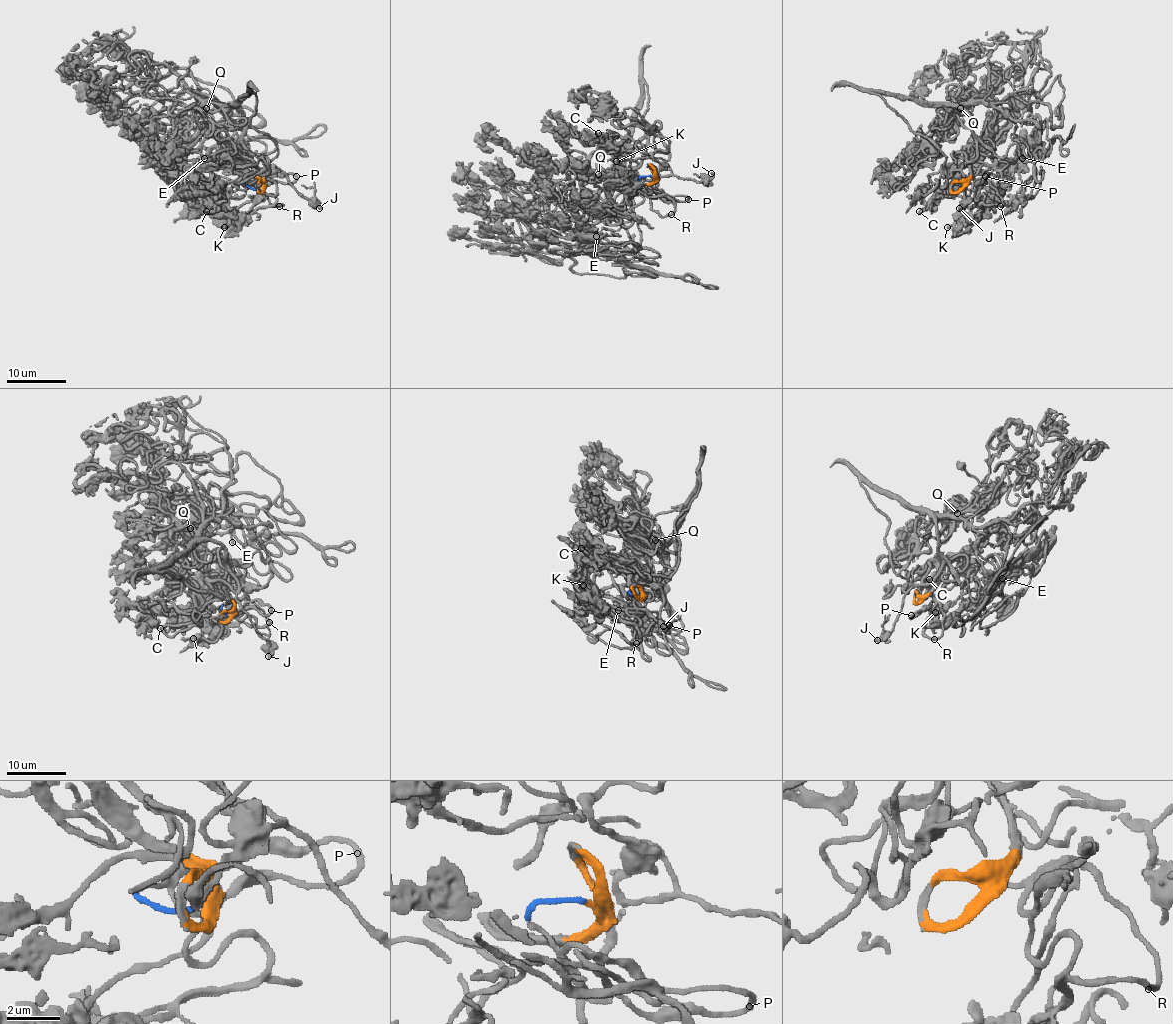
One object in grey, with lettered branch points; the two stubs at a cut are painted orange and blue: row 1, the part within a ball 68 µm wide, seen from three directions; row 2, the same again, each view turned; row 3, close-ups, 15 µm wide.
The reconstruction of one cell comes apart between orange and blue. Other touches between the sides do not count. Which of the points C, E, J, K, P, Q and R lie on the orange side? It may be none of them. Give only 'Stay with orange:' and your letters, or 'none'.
Stay with orange: C, E, J, Q

